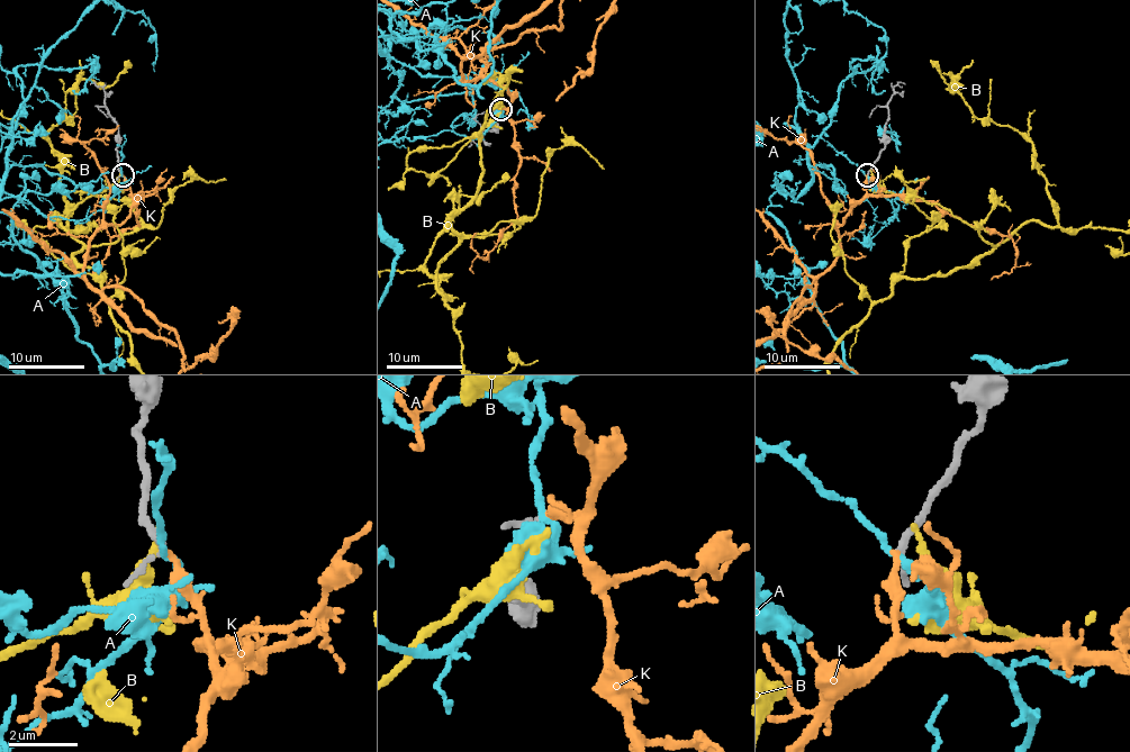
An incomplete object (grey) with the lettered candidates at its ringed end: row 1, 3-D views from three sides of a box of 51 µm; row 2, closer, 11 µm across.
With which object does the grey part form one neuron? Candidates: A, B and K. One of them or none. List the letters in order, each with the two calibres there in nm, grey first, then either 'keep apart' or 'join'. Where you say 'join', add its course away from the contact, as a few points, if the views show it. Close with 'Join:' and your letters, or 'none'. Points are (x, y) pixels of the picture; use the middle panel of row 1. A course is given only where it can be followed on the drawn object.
A: calibres 180 and 200 nm; keep apart
B: calibres 200 and 180 nm; keep apart
K: calibres 180 and 220 nm; join
Join: K

